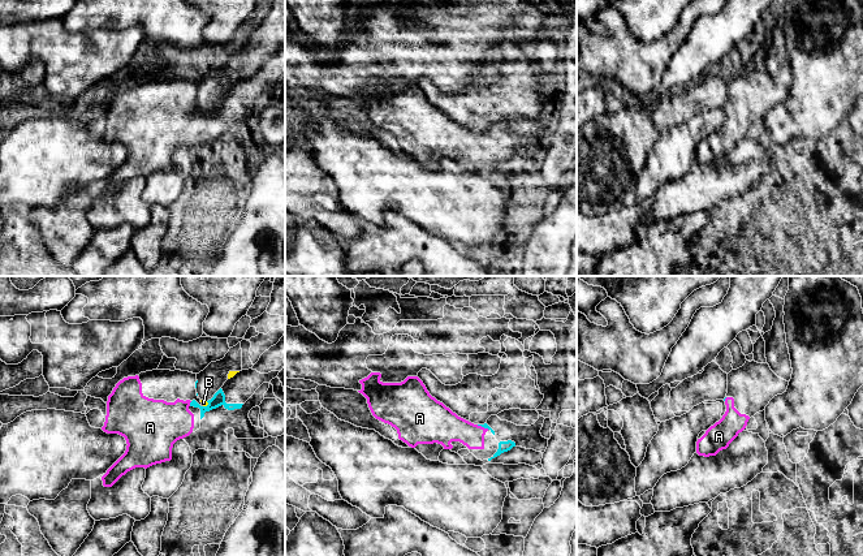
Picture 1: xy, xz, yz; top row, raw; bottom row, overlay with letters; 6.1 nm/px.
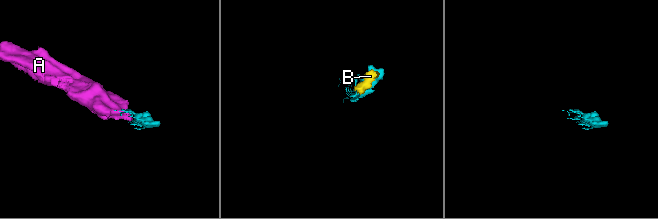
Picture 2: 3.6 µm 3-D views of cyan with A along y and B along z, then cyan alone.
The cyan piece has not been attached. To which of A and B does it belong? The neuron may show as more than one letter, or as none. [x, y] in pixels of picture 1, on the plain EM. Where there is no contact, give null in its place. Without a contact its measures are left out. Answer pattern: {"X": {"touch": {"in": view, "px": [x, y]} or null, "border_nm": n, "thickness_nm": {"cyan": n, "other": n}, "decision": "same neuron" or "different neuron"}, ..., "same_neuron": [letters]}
{"A": {"touch": {"in": "xy", "px": [190, 112]}, "border_nm": 40, "thickness_nm": {"cyan": 80, "other": 320}, "decision": "same neuron"}, "B": {"touch": {"in": "xy", "px": [207, 113]}, "border_nm": 50, "thickness_nm": {"cyan": 80, "other": 30}, "decision": "different neuron"}, "same_neuron": ["A"]}

